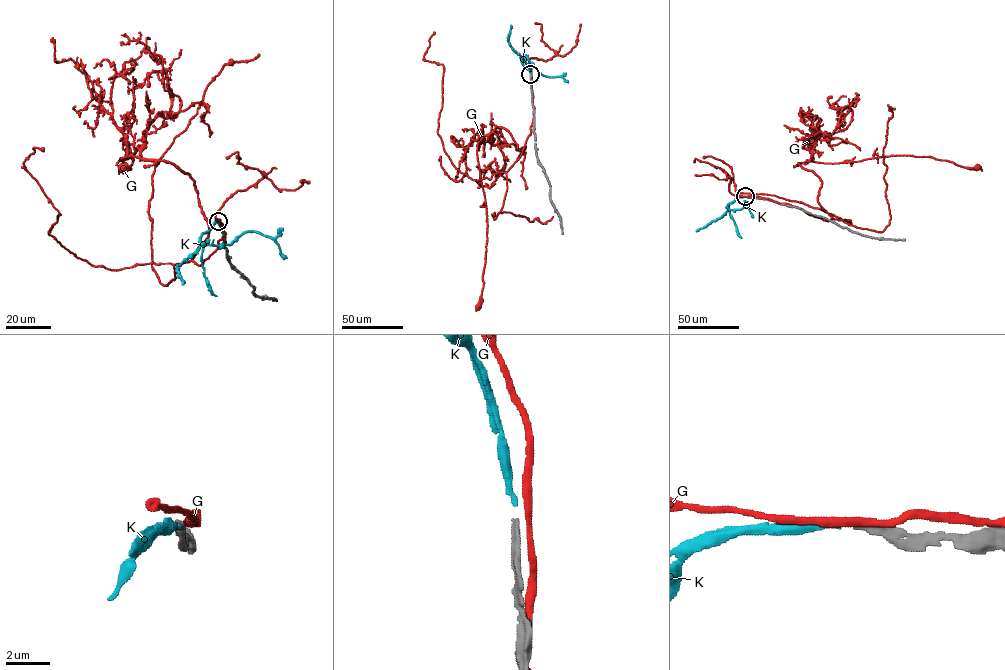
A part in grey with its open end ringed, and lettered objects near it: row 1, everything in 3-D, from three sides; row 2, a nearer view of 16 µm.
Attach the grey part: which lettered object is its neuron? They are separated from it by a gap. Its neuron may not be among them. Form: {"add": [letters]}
{"add": ["K"]}

